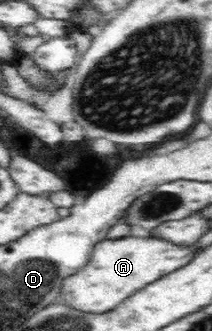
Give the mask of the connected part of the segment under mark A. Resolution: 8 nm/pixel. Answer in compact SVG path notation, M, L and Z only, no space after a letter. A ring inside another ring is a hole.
M128 236L100 241L94 245L88 262L62 281L60 302L82 314L108 315L149 284L186 266L193 257L192 248L175 247L152 237Z

